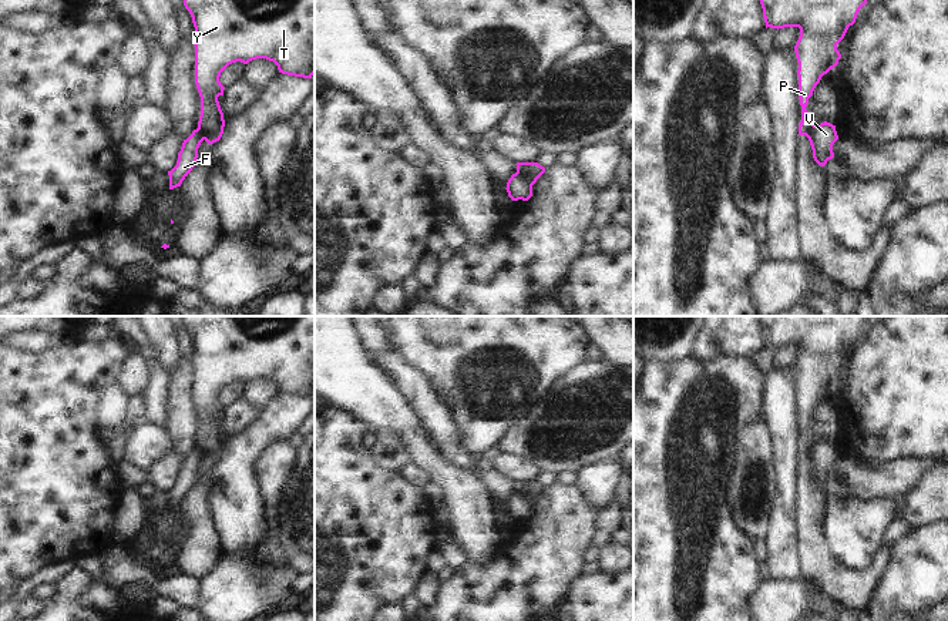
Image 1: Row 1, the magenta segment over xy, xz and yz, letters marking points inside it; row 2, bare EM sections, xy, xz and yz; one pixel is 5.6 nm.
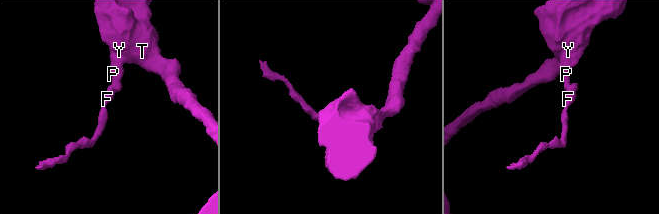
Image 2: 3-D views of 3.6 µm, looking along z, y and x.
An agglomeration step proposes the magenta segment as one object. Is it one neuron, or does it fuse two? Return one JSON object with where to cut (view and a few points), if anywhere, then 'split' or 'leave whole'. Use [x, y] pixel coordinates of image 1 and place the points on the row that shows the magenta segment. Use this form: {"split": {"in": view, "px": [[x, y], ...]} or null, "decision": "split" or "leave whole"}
{"split": {"in": "xz", "px": [[515, 173], [531, 185]]}, "decision": "split"}

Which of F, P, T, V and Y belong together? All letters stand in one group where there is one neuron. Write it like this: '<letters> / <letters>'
F V / P T Y

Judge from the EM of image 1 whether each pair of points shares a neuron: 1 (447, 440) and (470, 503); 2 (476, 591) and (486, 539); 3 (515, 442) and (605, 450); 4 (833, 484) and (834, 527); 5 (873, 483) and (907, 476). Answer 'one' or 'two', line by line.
1: two
2: two
3: one
4: two
5: one

